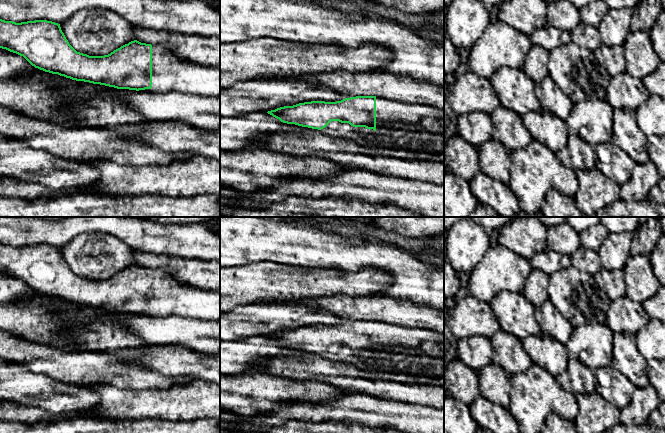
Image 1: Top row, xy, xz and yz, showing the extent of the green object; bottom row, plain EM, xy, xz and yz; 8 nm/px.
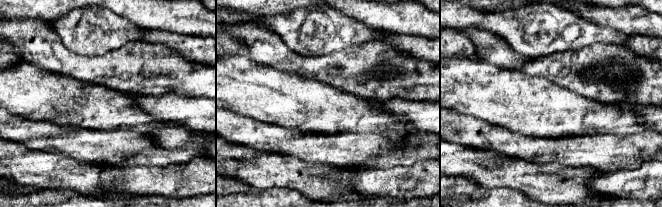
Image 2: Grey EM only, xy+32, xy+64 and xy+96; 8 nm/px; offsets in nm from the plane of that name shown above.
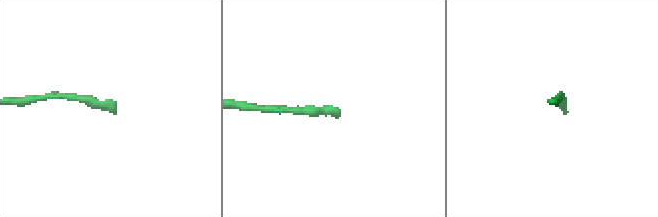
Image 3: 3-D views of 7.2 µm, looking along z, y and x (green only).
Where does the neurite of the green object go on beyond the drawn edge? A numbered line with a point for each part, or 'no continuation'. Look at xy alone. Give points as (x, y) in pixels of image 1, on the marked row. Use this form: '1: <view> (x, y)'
1: xy (170, 73)

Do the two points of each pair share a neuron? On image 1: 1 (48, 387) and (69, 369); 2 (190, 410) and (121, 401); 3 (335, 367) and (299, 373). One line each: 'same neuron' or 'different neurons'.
1: different neurons
2: same neuron
3: same neuron

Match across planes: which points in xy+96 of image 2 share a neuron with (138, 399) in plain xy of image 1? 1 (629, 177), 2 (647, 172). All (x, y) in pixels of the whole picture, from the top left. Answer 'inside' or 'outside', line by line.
1: inside
2: inside

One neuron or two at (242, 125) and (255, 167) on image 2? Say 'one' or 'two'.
two

